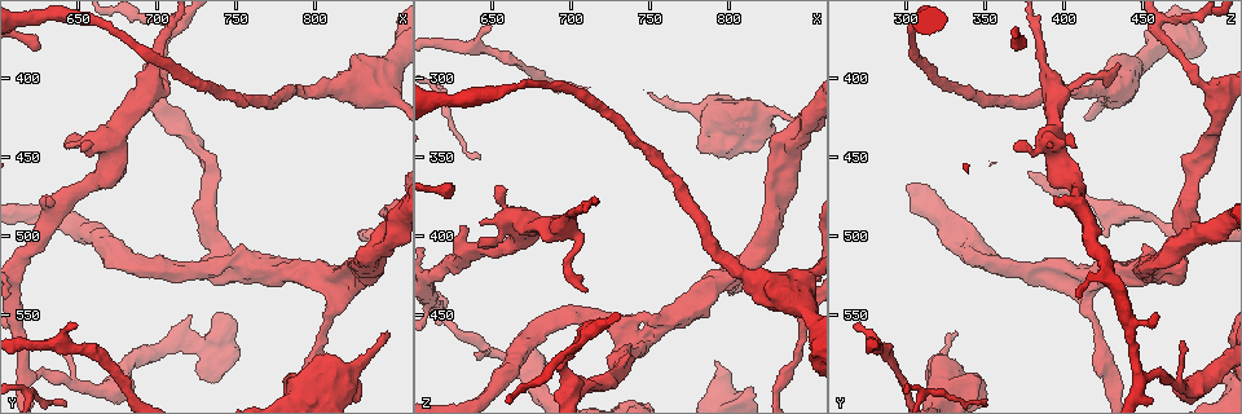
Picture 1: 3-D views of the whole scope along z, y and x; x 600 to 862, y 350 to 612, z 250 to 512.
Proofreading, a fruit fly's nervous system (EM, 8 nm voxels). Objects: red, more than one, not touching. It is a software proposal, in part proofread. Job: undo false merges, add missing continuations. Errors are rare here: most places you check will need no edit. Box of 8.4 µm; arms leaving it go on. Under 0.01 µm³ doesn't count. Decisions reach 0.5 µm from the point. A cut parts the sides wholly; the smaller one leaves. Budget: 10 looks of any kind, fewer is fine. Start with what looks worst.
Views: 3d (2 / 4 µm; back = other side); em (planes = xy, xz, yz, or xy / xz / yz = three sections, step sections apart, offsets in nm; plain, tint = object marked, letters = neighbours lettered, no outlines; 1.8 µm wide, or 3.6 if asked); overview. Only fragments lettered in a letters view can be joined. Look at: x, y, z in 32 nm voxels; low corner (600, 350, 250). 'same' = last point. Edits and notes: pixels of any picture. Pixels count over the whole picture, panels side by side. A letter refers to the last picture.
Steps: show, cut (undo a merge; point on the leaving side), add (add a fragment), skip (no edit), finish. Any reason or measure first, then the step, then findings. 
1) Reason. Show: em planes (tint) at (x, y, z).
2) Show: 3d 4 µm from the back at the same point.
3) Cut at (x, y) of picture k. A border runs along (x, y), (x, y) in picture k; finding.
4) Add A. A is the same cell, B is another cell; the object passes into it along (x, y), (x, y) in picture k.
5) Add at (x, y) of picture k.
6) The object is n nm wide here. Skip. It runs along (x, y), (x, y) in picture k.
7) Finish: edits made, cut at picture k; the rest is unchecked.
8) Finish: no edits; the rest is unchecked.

Arms part here. Show: em planes (letters) at (744, 522, 466).

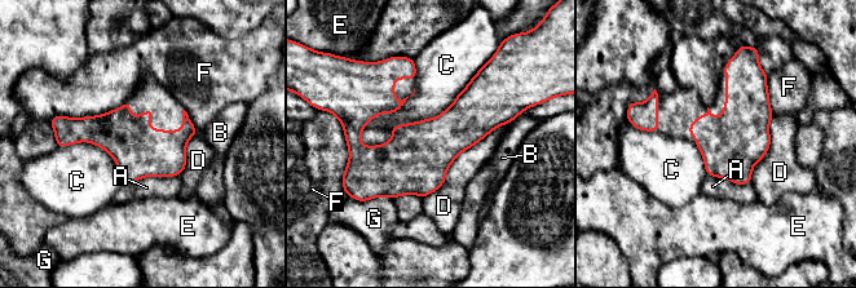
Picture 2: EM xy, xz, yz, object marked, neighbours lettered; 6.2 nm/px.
Skip. A, B, C, D, E, F and G are other cells; continuous, no second cell.

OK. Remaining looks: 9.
Free end. Show: em xz step 4 (letters) at (846, 560, 332).

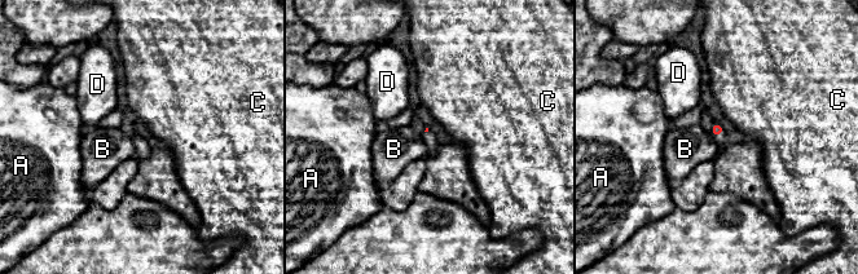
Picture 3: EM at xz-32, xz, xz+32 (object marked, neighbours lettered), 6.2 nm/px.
Show: em planes (letters) at the same point.

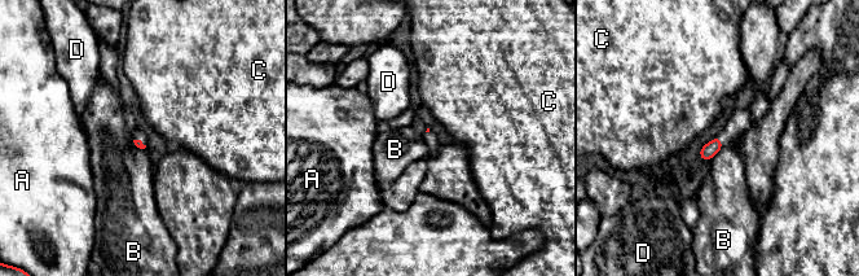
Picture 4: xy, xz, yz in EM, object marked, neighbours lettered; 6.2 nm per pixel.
Skip. A, B, C and D are other cells; a border runs along (723, 147), (709, 160) in picture 4; none of them fits.

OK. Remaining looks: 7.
Show: 3d 4 µm at (662, 598, 478).

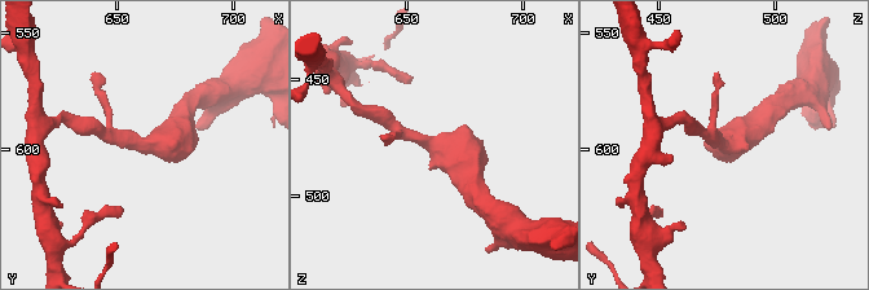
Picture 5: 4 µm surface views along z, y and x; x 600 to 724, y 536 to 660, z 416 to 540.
Show: em 3.6 µm planes (letters) at (661, 598, 478).

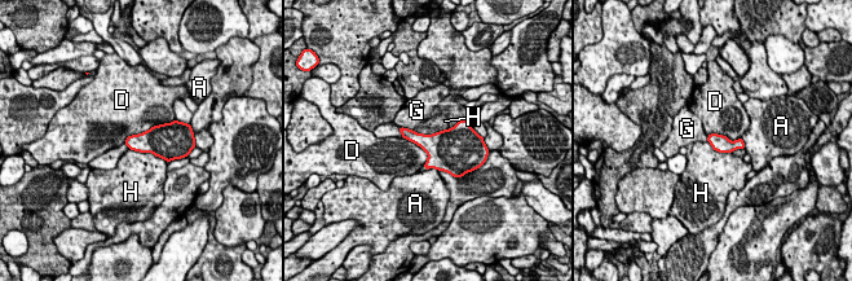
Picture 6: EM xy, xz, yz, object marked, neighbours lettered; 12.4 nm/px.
Skip. A, D, G and H are other cells; continuous, no second cell.

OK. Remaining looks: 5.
Thin end. Show: 3d 2 µm at (710, 392, 432).

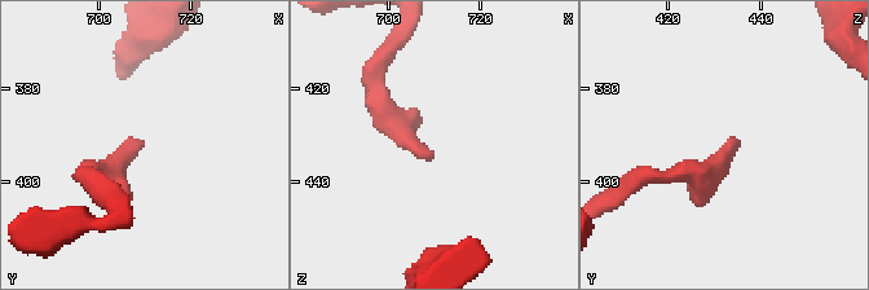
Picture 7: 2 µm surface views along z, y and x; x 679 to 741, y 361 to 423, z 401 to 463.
Now the EM. Show: em yz step 8 (tint) at (710, 392, 434).

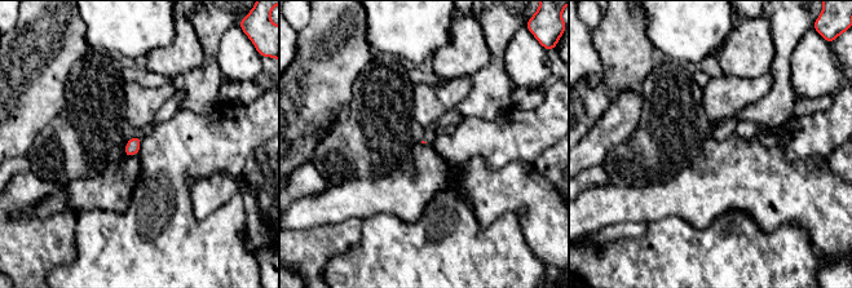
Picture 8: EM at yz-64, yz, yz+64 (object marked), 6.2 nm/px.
Another direction. Show: em planes (letters) at the same point.

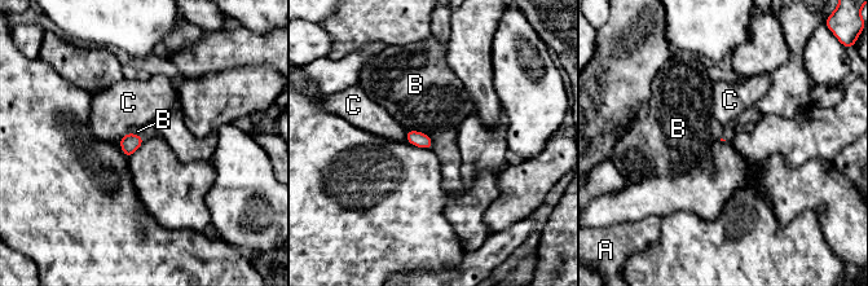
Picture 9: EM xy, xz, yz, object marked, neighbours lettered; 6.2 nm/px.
Skip. A, B and C are other cells; a border runs along (406, 130), (423, 132), (430, 137) in picture 9; no lettered fragment goes on from it.

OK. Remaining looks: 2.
Finish: no edits; the rest is unchecked.

